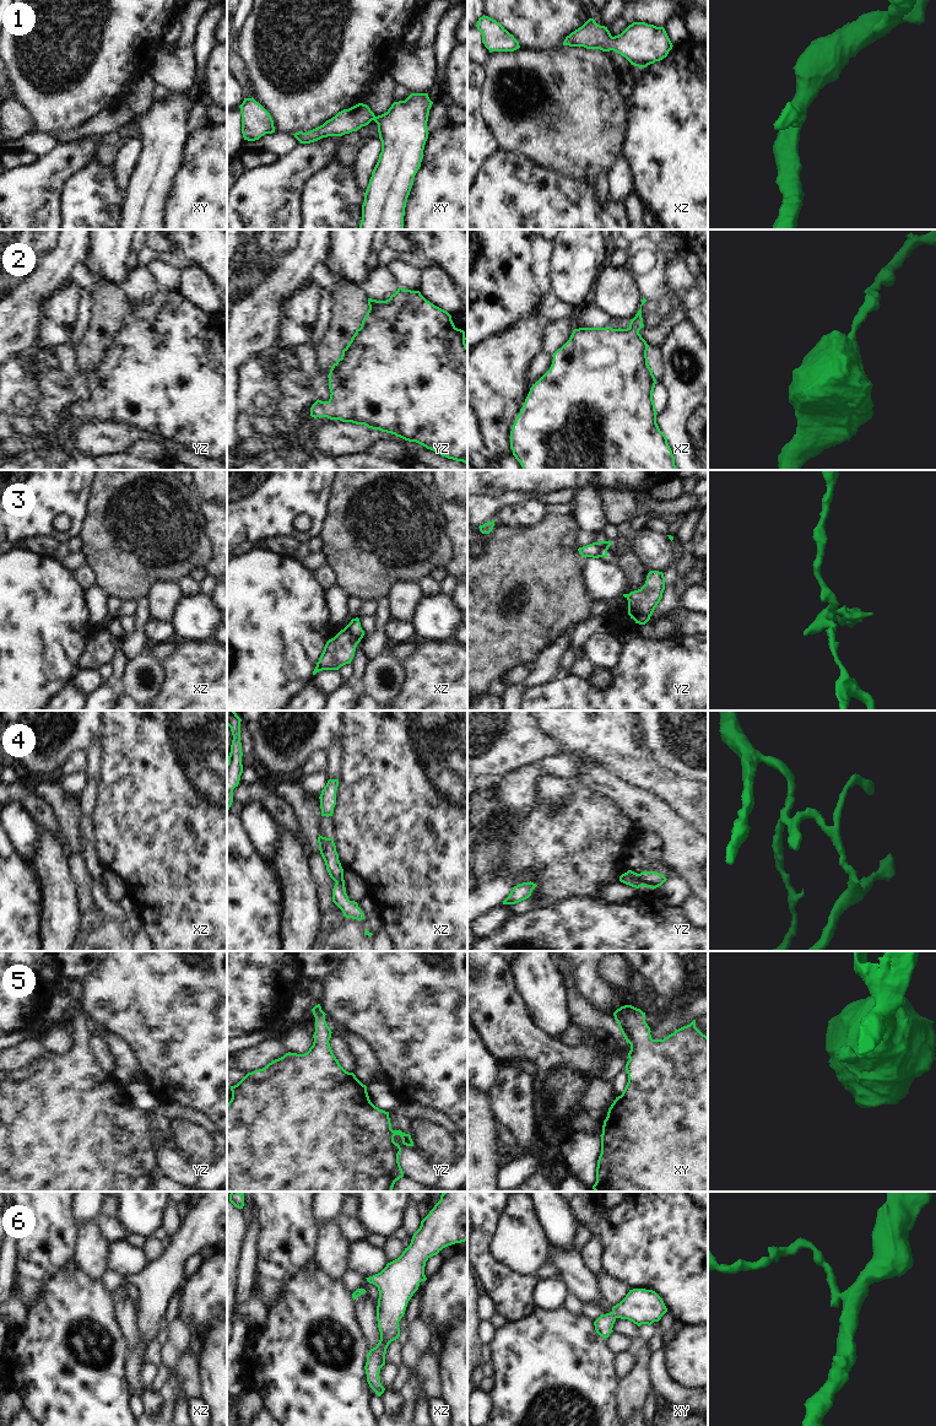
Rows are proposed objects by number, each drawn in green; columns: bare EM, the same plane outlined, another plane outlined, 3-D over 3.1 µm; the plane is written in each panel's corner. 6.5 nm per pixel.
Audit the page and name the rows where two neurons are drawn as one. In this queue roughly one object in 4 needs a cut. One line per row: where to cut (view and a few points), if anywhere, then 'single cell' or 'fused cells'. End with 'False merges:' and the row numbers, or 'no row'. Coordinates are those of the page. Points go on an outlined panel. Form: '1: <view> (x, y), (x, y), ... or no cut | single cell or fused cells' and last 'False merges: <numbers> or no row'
1: no cut | single cell
2: no cut | single cell
3: xz (344, 628), (360, 639) | fused cells
4: yz (639, 874), (639, 878), (648, 886) | fused cells
5: no cut | single cell
6: no cut | single cell
False merges: 3, 4

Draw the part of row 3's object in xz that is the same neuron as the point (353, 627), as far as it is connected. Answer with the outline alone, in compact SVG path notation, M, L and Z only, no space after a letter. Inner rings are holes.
M358 617L352 619L351 622L345 627L345 630L359 639L362 639L364 636L364 631L361 627L361 622Z

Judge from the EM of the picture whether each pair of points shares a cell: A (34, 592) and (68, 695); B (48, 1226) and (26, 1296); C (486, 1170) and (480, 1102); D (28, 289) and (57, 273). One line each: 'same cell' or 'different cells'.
A: different cells
B: same cell
C: same cell
D: same cell

